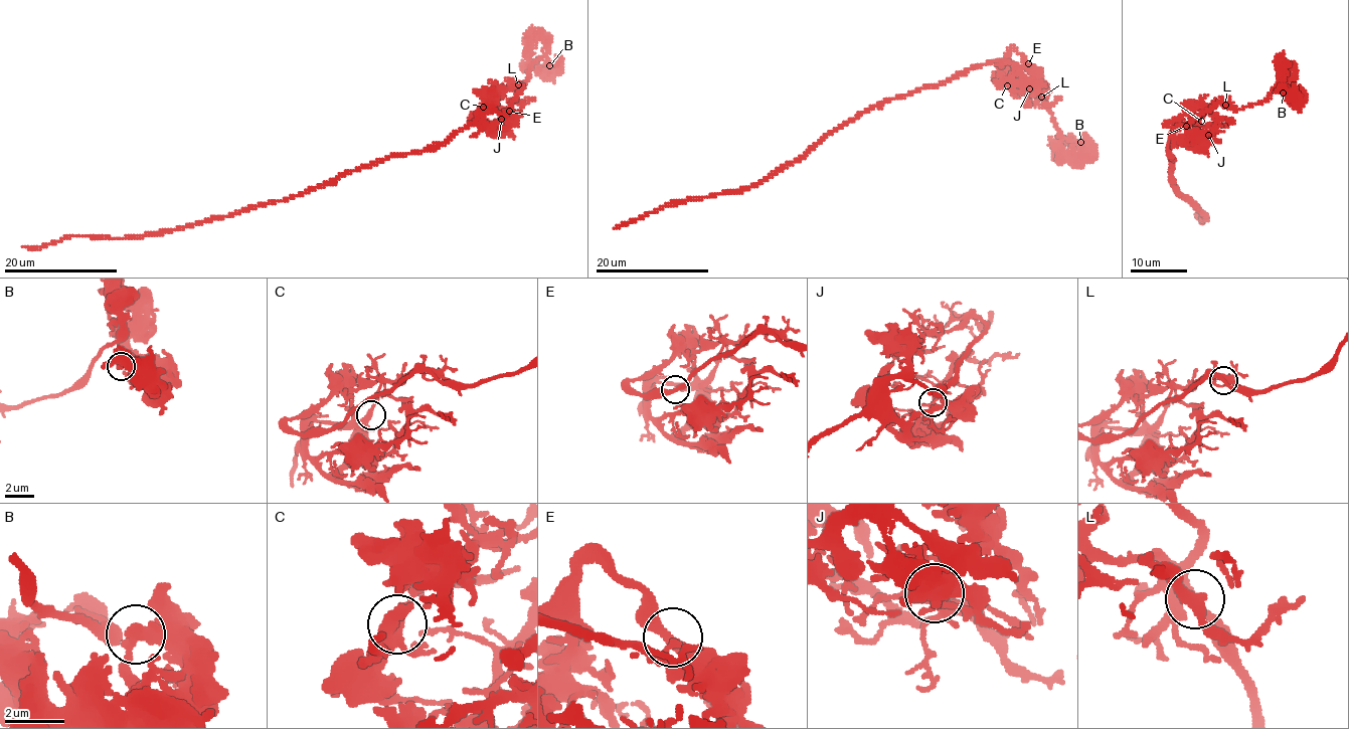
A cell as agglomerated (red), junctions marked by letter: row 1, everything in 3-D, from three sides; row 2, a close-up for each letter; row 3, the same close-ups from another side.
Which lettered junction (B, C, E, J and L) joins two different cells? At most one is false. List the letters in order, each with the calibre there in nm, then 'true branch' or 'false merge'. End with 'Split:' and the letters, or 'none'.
B: 300 nm | true branch
C: 260 nm | true branch
E: 240 nm | true branch
J: 240 nm | true branch
L: 280 nm | true branch
Split: none

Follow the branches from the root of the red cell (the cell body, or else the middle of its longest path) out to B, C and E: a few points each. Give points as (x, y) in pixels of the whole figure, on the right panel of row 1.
B: (1173, 167), (1181, 116), (1257, 105), (1282, 80), (1280, 64), (1293, 102), (1283, 93)
C: (1173, 167), (1172, 160), (1174, 160), (1169, 151), (1174, 127), (1179, 123), (1201, 121)
E: (1173, 167), (1172, 160), (1174, 160), (1169, 151), (1175, 122), (1168, 125), (1172, 128), (1186, 126)

